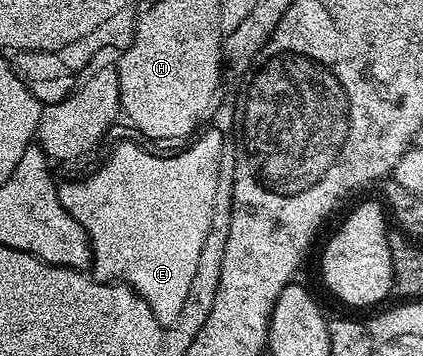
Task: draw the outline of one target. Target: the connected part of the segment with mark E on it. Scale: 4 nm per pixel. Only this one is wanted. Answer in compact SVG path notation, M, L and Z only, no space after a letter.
M202 132L186 153L173 153L170 157L156 157L140 149L140 144L122 140L90 177L82 181L62 180L57 187L63 207L89 237L89 246L93 248L92 280L130 286L147 303L147 307L151 307L155 319L164 329L172 329L181 323L181 312L203 255L203 243L207 243L207 235L211 231L211 215L217 202L216 187L221 174L223 139L221 133L210 132Z

